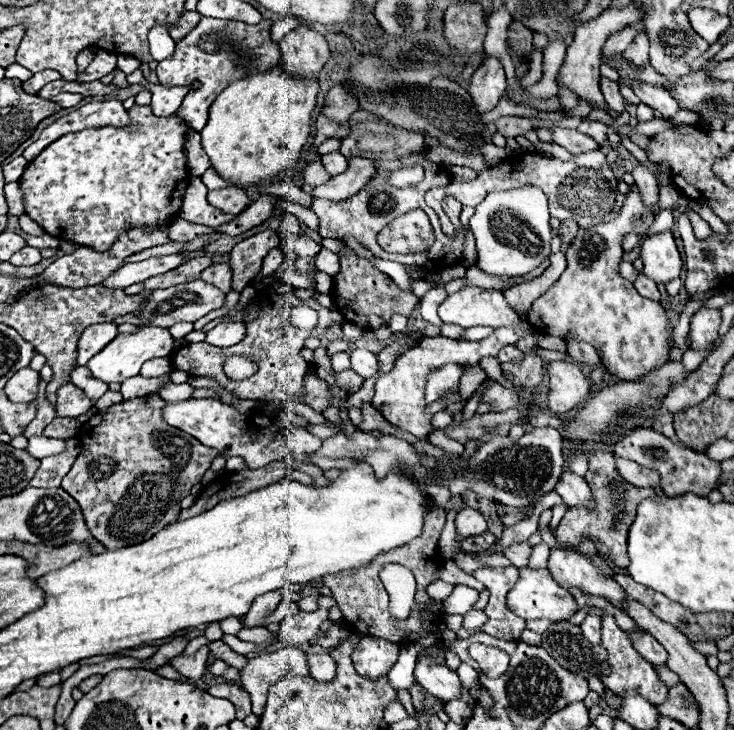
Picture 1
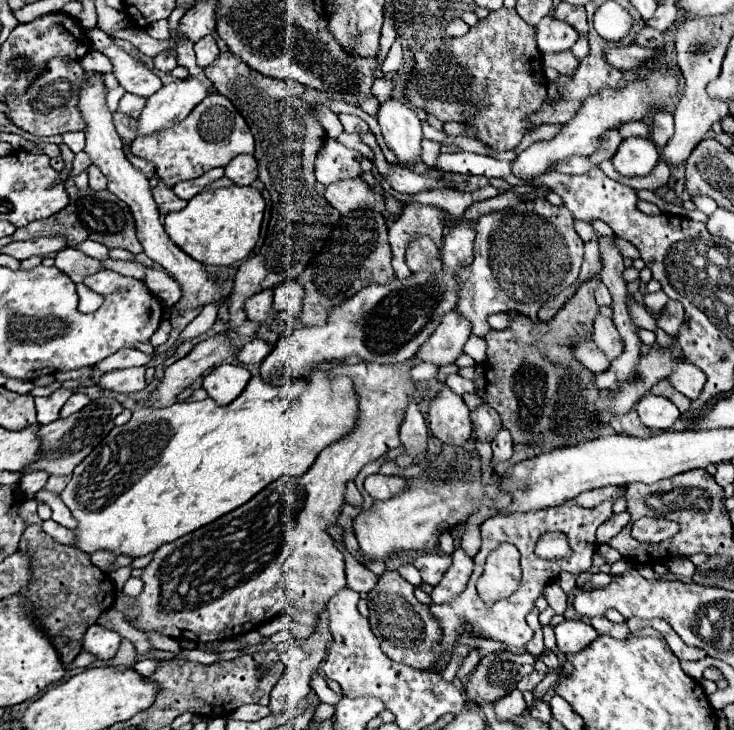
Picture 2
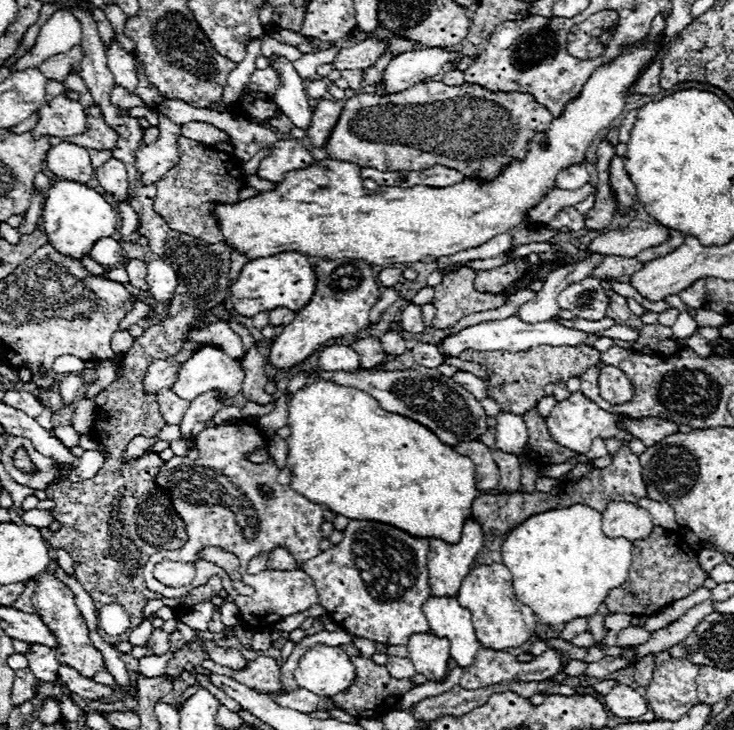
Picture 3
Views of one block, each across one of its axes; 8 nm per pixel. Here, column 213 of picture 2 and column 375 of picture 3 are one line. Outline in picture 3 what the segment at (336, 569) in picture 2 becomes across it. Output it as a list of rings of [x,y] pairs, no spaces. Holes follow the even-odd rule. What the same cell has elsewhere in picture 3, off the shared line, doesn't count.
[[[350,520],[344,540],[306,560],[304,570],[314,578],[320,606],[340,628],[372,642],[406,646],[412,634],[430,630],[422,614],[422,604],[430,598],[422,548],[428,550],[426,538],[414,538],[390,524]]]

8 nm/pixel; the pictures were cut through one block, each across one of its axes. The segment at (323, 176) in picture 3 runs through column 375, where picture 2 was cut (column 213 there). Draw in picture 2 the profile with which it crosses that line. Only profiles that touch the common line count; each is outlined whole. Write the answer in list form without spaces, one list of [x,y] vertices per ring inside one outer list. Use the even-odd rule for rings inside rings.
[[[248,154],[230,160],[230,164],[224,166],[224,176],[232,180],[234,186],[200,192],[188,200],[186,208],[166,214],[164,228],[170,240],[188,256],[208,266],[230,266],[244,260],[260,238],[260,224],[264,216],[264,198],[258,190],[250,188],[250,182],[258,176],[256,168],[254,156]]]

